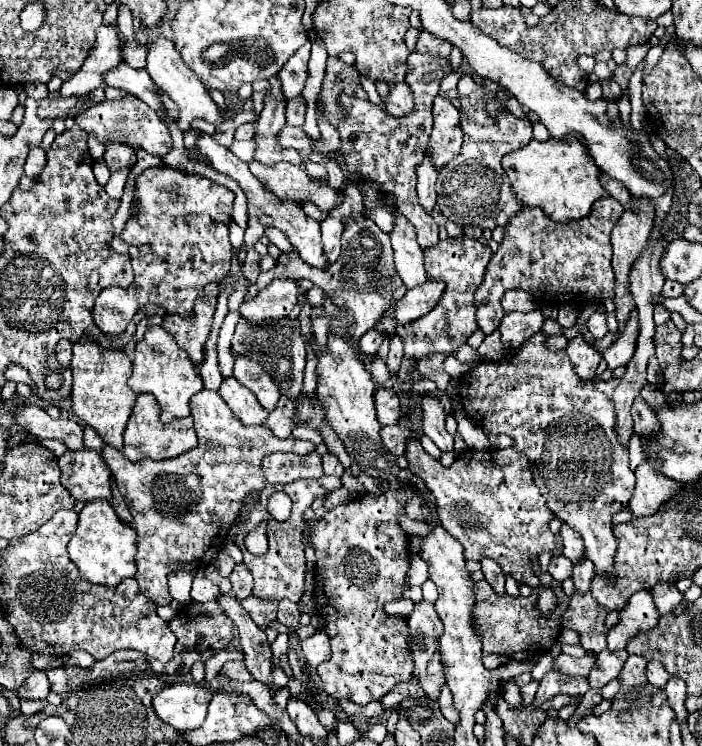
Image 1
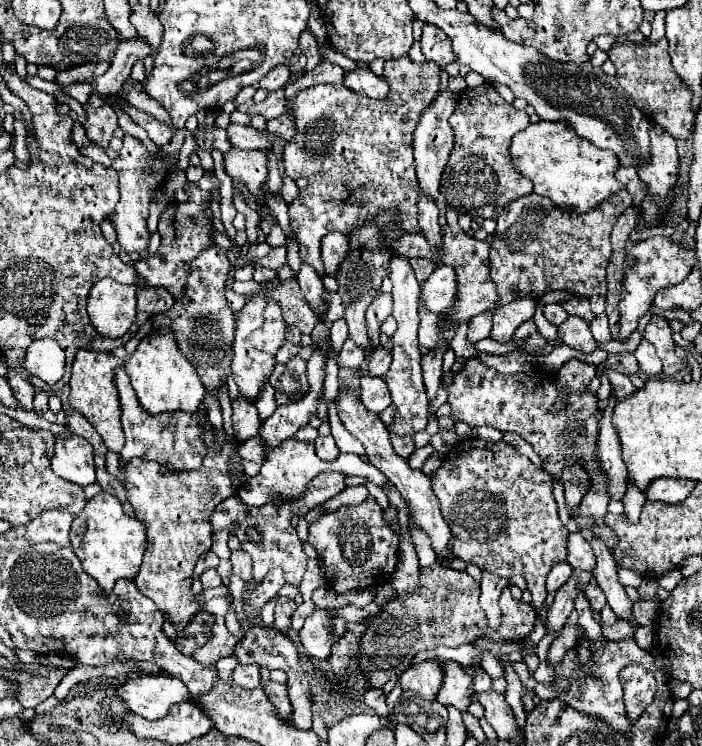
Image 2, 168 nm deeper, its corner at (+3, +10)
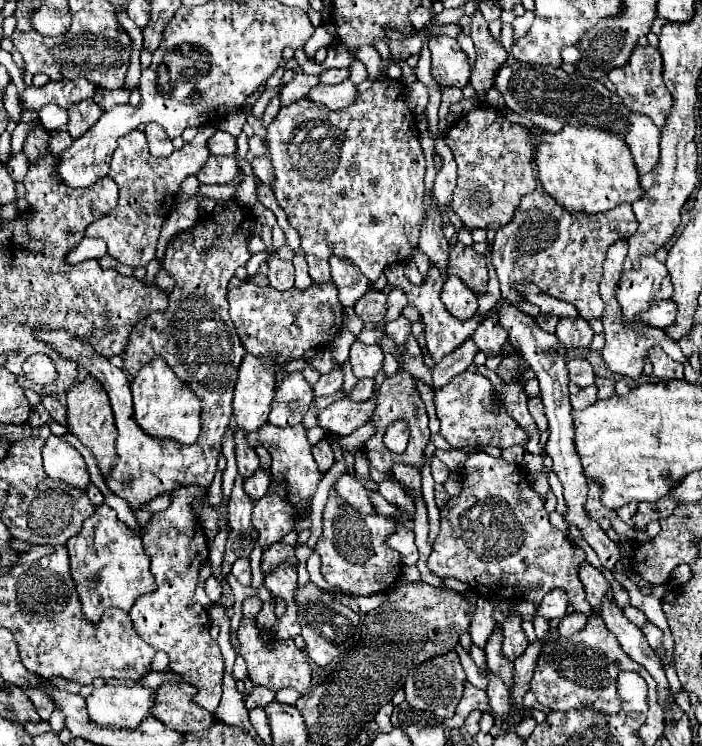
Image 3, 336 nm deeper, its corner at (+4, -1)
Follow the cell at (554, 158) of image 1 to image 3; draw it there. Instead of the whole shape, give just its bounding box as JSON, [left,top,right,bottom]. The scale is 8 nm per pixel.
[535,126,643,214]

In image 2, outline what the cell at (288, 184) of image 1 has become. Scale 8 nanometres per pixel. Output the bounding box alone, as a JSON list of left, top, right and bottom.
[224,149,268,199]

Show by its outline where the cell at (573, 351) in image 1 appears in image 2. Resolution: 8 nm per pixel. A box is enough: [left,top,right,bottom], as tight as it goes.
[558,315,596,351]

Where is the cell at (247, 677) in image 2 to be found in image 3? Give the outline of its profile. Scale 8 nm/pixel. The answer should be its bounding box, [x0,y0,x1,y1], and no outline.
[245,686,275,710]

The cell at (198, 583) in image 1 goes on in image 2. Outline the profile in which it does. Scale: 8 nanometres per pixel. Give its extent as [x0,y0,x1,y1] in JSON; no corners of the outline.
[200,569,222,589]

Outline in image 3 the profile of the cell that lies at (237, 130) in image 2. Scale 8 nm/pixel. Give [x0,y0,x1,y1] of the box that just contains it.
[209,130,237,156]

